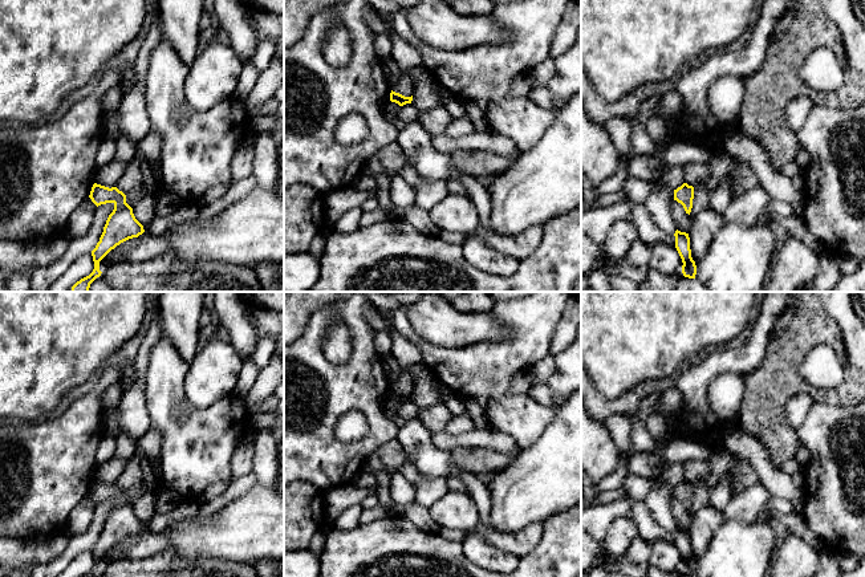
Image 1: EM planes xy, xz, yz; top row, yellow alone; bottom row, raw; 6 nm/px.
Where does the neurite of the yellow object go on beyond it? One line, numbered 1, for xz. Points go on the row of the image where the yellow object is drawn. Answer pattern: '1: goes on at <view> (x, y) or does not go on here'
1: does not go on here

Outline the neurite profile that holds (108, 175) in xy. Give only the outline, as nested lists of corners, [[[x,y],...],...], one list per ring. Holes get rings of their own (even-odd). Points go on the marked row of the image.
[[[114,160],[109,164],[97,168],[94,175],[94,183],[105,187],[115,187],[118,179],[125,172],[127,163],[121,160]]]

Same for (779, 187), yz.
[[[728,129],[723,135],[723,150],[732,158],[746,160],[771,199],[787,202],[793,207],[793,216],[804,219],[804,192],[795,187],[792,179],[772,167],[767,153],[756,141]]]

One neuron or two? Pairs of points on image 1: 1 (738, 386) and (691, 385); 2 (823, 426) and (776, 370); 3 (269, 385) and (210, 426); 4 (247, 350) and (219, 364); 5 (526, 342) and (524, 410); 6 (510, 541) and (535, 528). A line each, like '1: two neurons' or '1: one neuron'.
1: two neurons
2: two neurons
3: two neurons
4: two neurons
5: one neuron
6: one neuron

